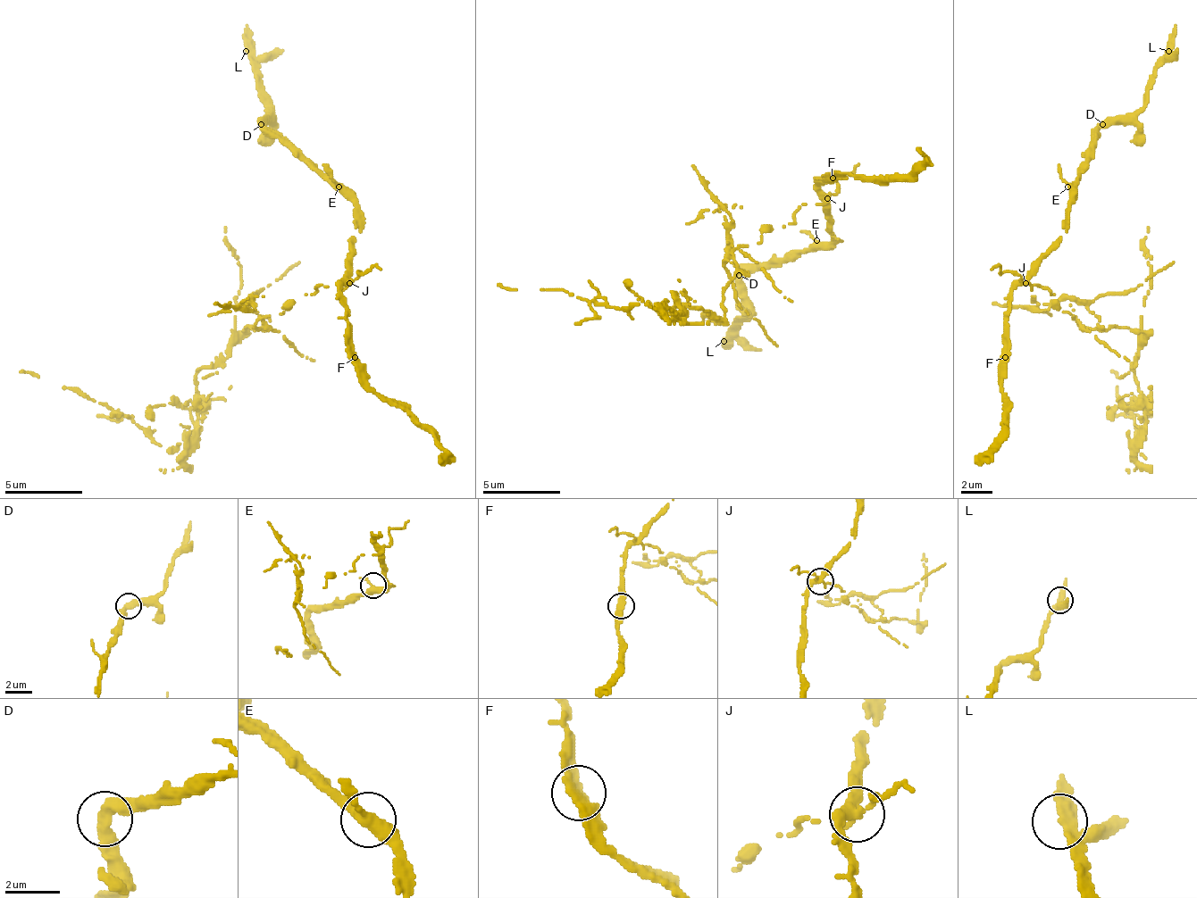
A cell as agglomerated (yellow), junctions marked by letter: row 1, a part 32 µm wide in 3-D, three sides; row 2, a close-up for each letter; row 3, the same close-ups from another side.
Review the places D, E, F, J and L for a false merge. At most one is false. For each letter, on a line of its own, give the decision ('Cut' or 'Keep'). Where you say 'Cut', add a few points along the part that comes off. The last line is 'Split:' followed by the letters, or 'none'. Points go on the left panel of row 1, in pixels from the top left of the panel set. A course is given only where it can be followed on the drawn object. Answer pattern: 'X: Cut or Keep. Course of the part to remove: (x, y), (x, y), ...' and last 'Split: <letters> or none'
D: Keep
E: Keep
F: Keep
J: Cut. Course of the part to remove: (350, 284), (315, 287), (214, 357), (195, 377), (199, 428), (183, 443), (160, 446), (125, 415), (20, 369)
L: Keep
Split: J

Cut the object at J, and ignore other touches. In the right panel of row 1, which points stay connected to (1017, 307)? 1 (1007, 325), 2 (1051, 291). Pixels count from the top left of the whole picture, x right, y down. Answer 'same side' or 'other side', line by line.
1: other side
2: same side

